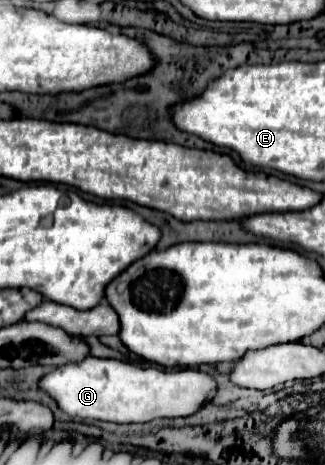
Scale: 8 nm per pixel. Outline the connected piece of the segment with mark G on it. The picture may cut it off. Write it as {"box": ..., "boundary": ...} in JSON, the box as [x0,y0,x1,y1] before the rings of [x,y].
{"box":[39,356,215,422],"boundary":[[[87,356],[81,362],[57,366],[39,378],[39,390],[47,392],[71,418],[93,418],[107,422],[151,422],[155,418],[189,416],[215,394],[215,380],[199,370],[141,368],[111,358]]]}

